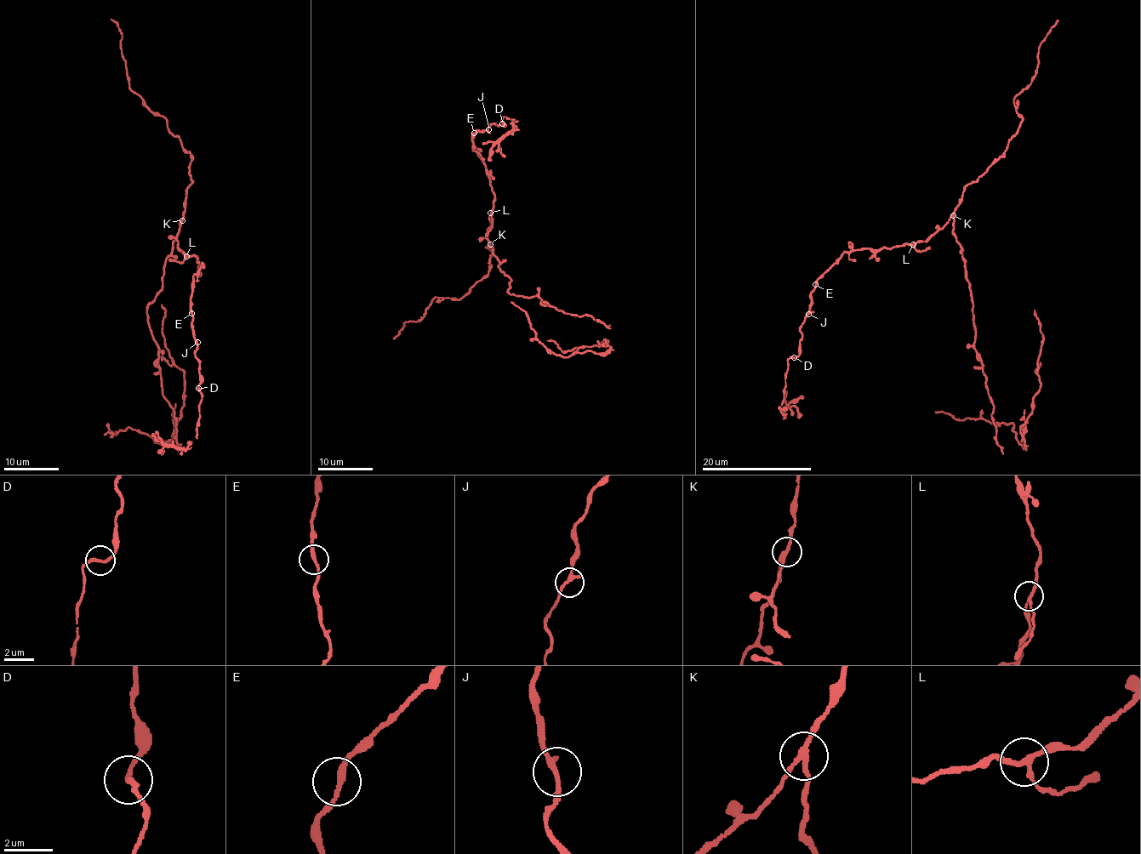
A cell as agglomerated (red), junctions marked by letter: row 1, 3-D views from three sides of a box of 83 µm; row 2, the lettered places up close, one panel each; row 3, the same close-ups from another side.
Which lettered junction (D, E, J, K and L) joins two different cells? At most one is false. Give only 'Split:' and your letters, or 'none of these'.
Split: K

